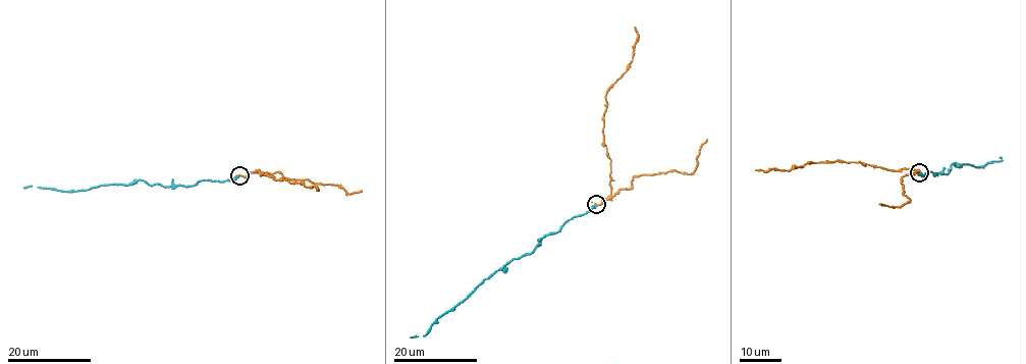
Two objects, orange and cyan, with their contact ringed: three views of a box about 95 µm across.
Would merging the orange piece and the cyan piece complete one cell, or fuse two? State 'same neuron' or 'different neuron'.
different neuron

